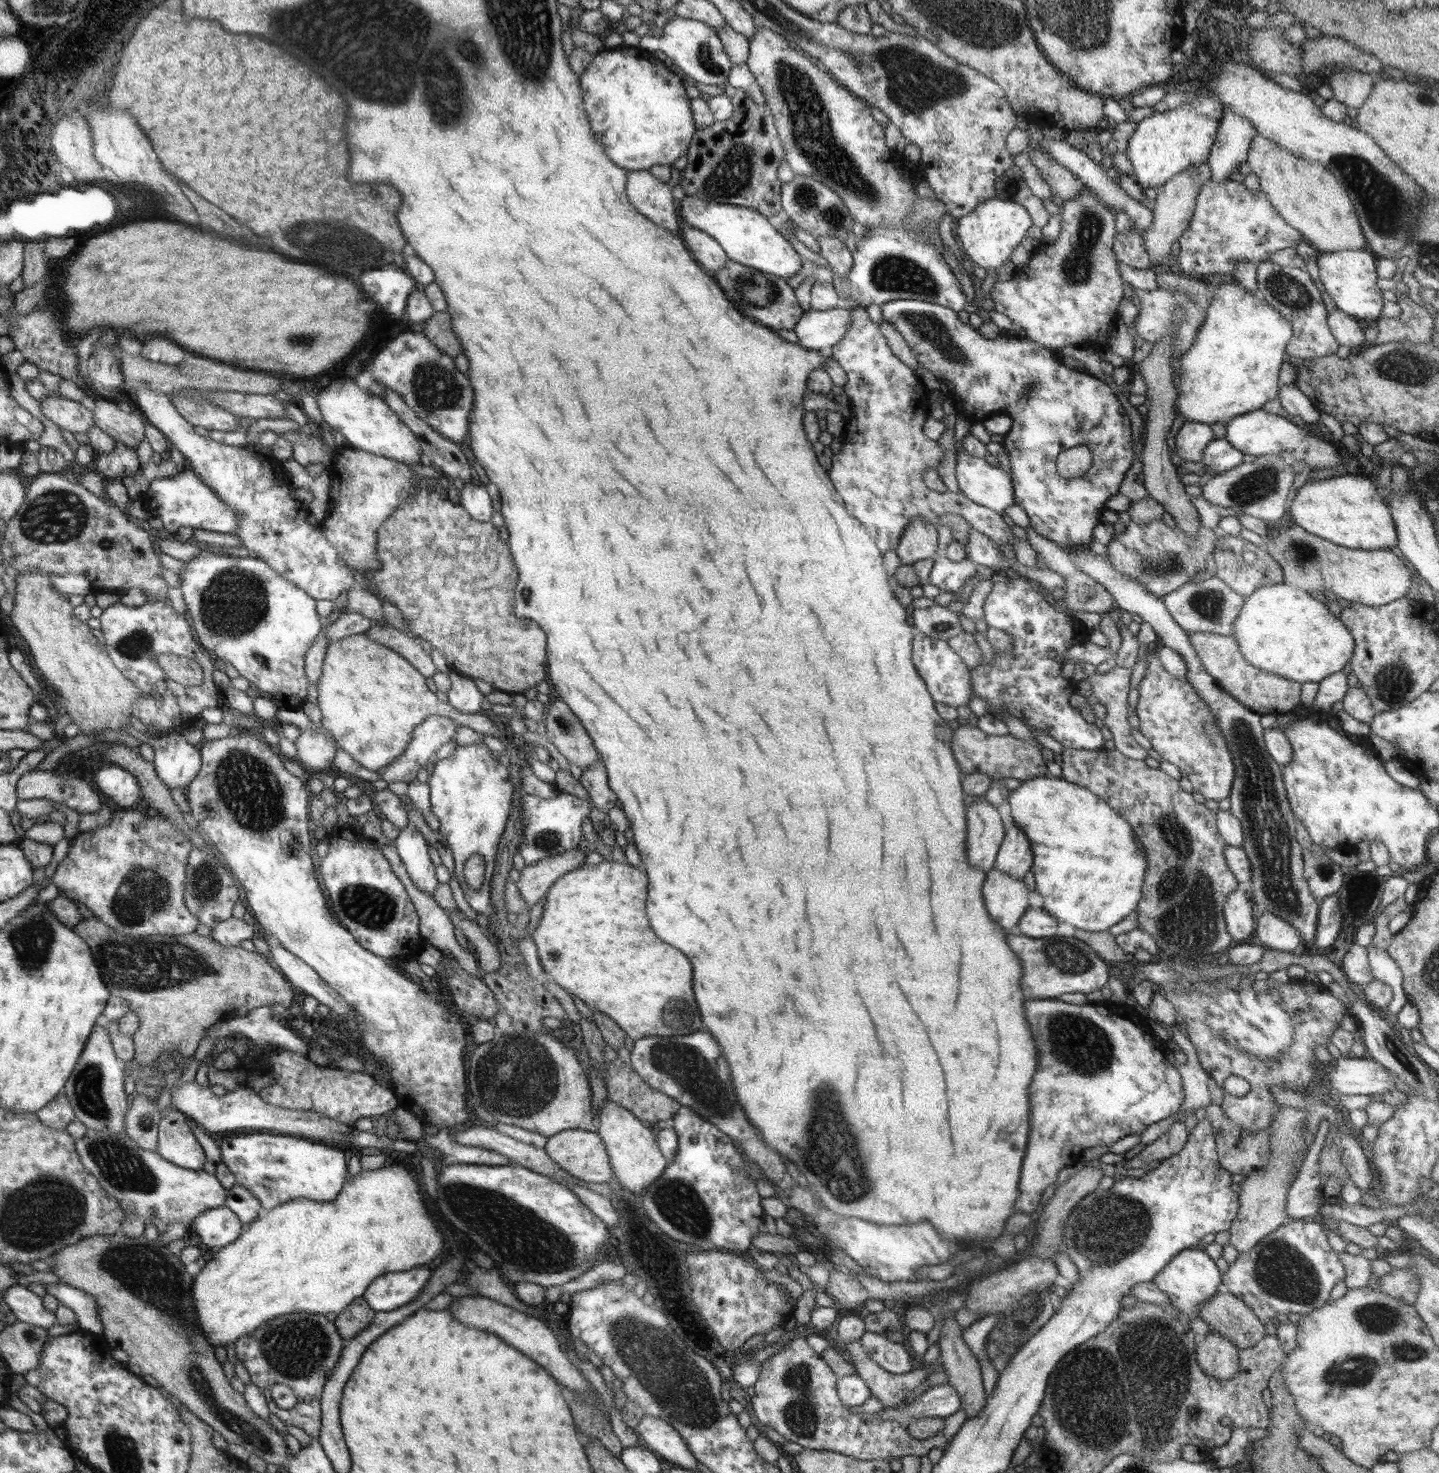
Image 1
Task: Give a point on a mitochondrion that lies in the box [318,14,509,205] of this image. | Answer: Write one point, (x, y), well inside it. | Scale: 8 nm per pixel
(451, 110)

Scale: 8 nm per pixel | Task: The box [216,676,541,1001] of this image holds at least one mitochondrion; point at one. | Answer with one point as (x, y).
(367, 905)

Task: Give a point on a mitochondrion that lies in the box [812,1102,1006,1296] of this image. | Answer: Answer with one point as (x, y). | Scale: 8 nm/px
(934, 1198)

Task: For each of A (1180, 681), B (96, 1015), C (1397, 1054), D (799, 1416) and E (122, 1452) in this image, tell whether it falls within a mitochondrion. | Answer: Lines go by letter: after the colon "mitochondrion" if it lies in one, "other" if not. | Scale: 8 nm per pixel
A: other
B: other
C: mitochondrion
D: mitochondrion
E: mitochondrion

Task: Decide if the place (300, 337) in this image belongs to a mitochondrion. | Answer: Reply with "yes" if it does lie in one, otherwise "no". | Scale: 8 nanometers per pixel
yes

